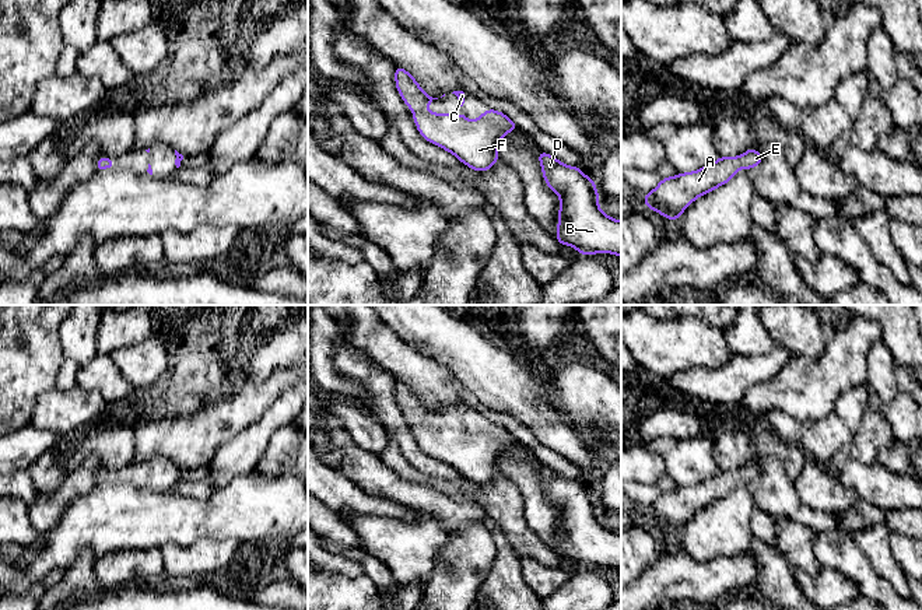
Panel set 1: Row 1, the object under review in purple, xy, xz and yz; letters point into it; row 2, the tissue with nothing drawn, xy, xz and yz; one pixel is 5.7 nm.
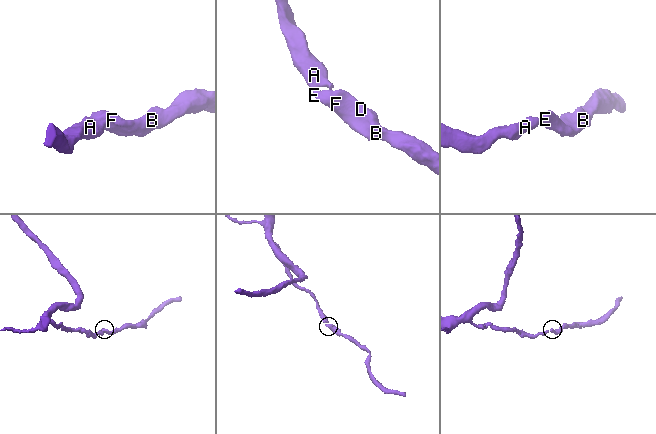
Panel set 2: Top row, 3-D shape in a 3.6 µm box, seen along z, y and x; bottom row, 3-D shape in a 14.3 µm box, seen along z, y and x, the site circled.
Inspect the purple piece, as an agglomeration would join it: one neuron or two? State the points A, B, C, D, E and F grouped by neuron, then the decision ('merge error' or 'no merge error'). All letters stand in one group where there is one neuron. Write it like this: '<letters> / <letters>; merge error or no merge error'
A B C D E F; no merge error

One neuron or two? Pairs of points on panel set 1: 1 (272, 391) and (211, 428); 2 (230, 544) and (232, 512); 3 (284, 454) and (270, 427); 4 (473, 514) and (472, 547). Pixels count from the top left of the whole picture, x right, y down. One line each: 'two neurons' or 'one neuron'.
1: one neuron
2: two neurons
3: two neurons
4: two neurons

